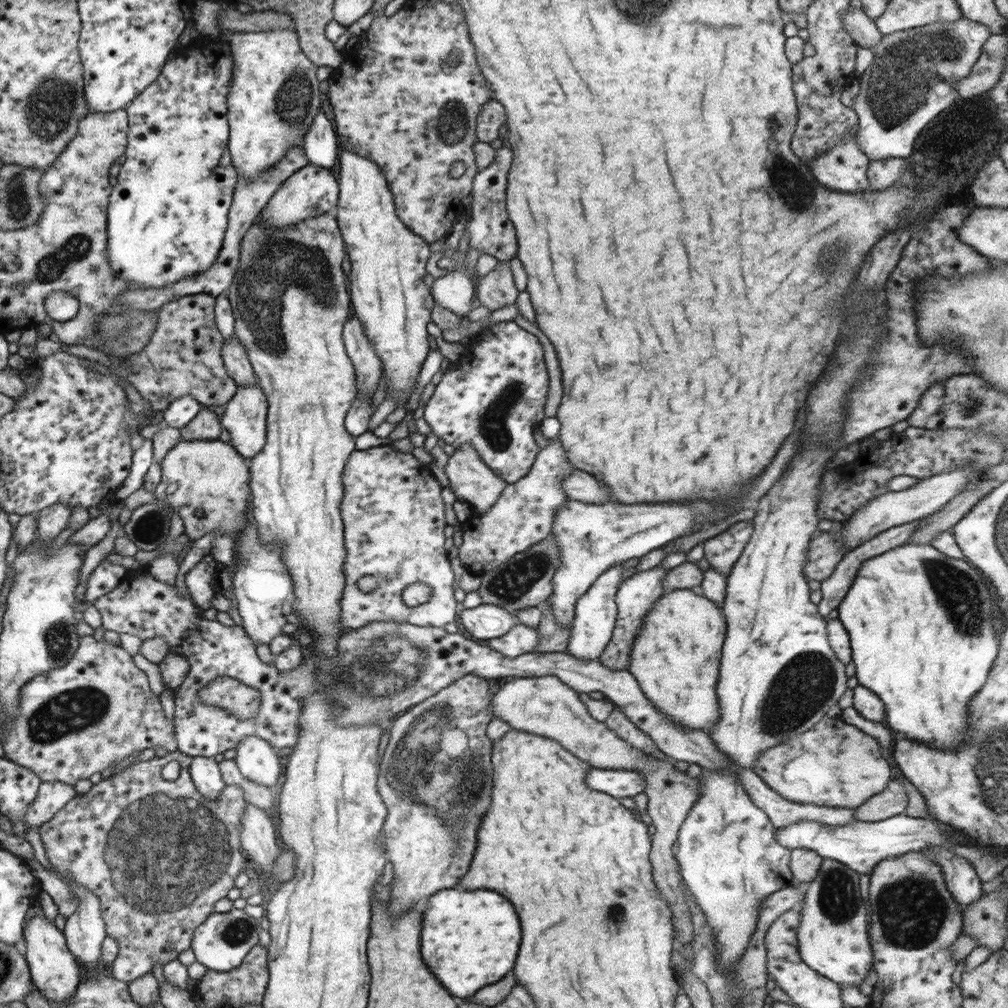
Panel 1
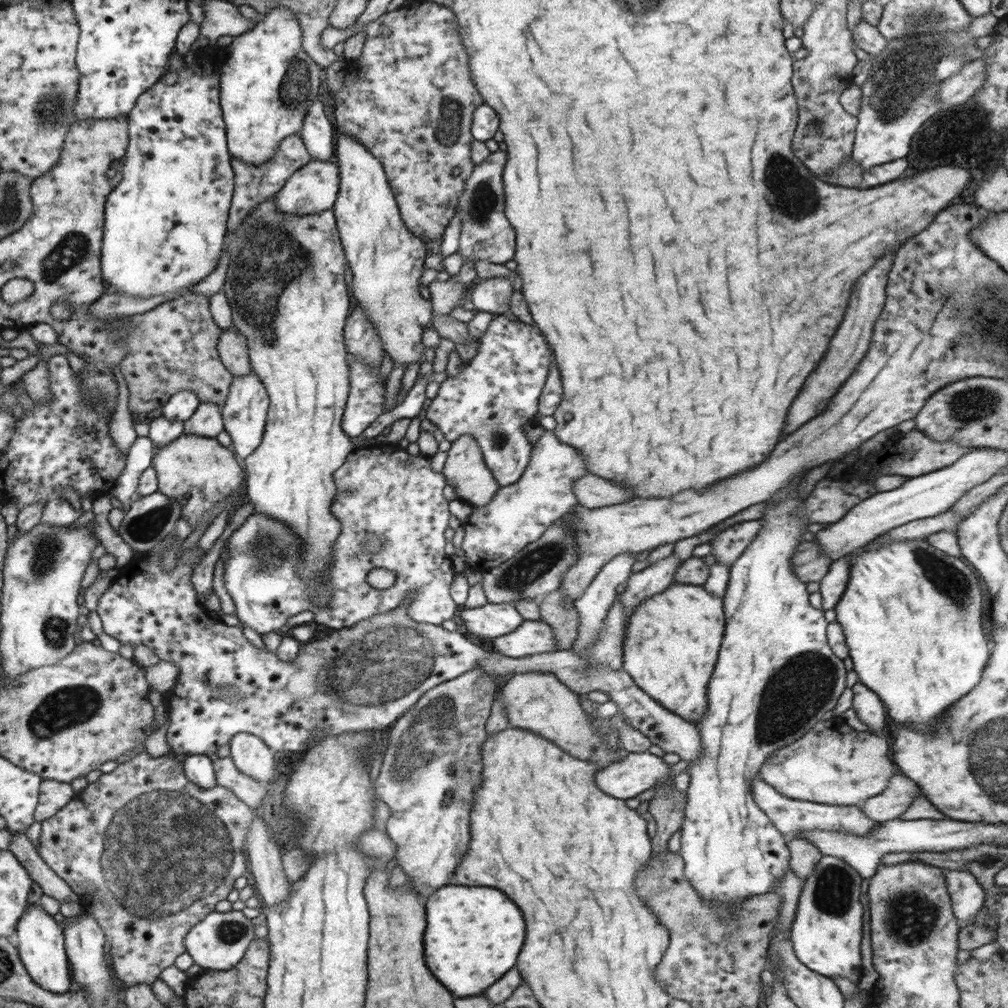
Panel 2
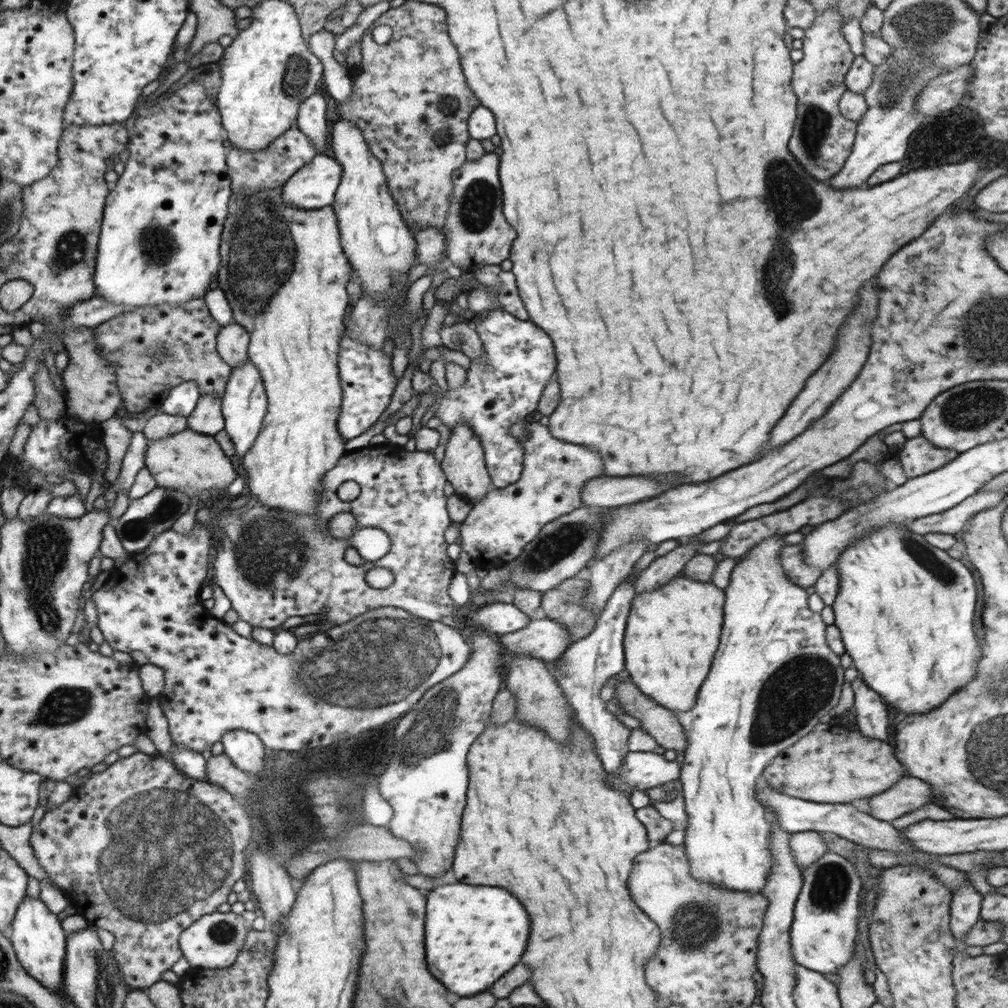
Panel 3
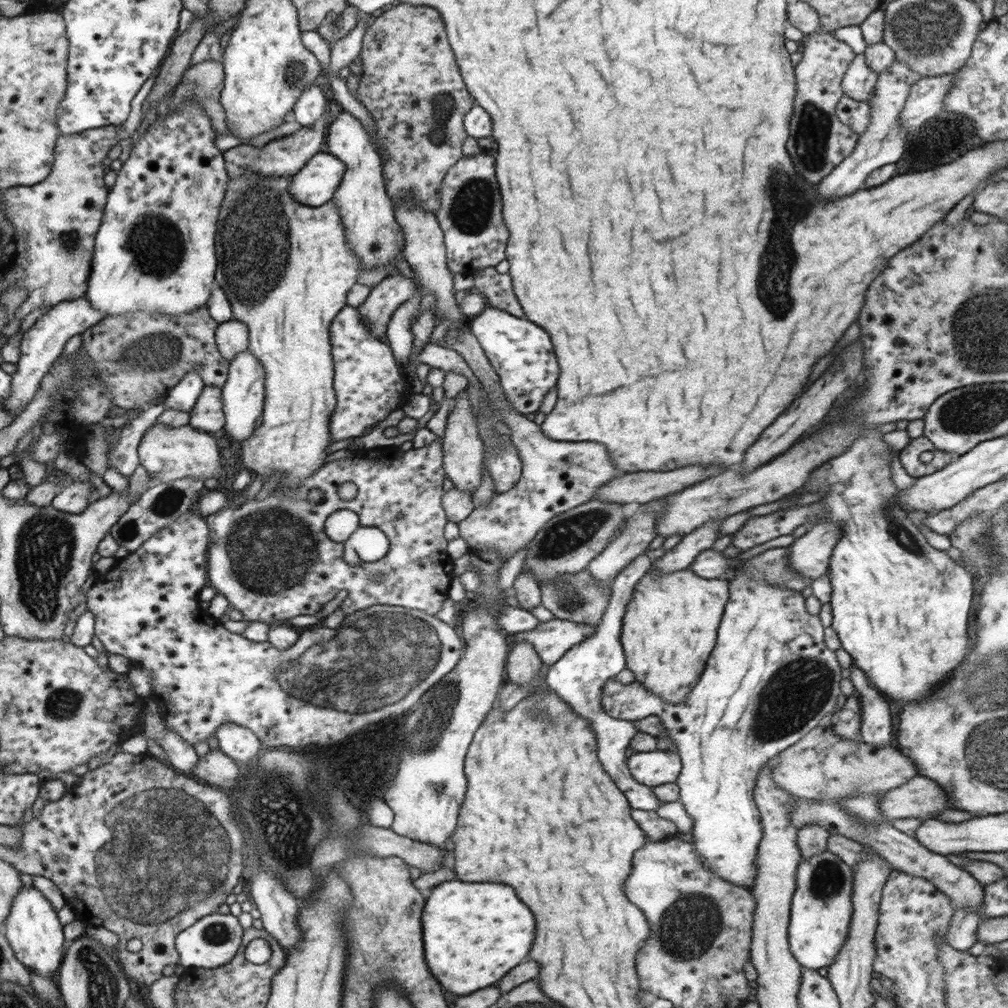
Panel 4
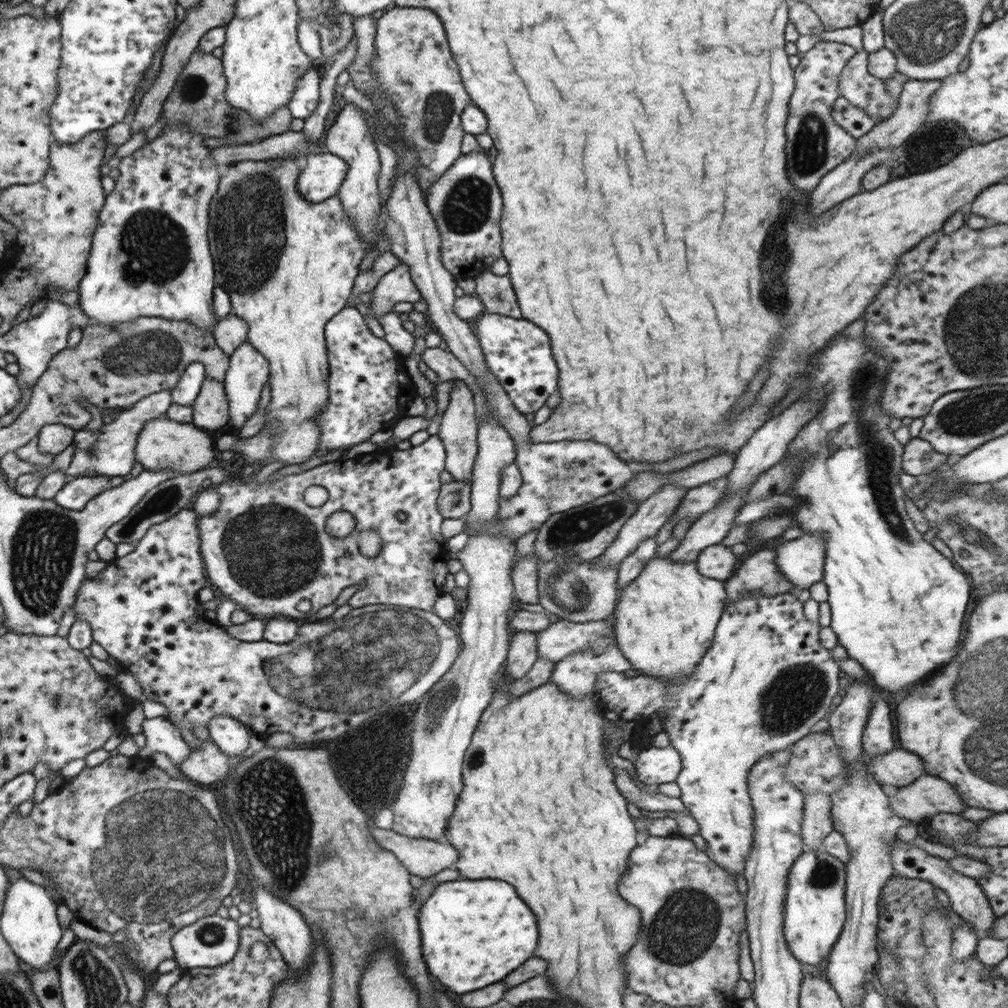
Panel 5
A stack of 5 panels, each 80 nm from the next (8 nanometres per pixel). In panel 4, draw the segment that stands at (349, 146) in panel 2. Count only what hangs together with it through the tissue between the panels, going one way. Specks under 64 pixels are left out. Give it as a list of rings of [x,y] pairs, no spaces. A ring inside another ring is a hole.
[[[343,111],[330,124],[326,131],[326,144],[328,152],[339,158],[345,165],[342,182],[334,193],[333,200],[338,205],[338,210],[346,229],[346,243],[350,250],[361,260],[361,268],[370,269],[381,265],[392,264],[401,256],[404,236],[400,225],[394,218],[392,199],[387,195],[385,180],[383,179],[383,163],[379,152],[376,150],[368,131],[363,124],[349,112]]]

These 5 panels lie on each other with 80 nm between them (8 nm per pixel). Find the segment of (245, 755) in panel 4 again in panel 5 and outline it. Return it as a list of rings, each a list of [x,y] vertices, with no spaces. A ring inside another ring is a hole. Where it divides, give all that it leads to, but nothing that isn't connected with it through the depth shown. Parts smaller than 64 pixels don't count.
[[[216,715],[207,728],[213,742],[230,758],[240,756],[249,746],[248,739],[252,732],[228,715]]]

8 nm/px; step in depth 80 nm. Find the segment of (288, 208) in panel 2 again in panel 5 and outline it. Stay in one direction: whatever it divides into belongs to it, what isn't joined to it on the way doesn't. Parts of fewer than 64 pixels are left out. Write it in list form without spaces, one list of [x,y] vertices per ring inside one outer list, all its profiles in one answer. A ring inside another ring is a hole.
[[[322,151],[307,155],[302,162],[297,189],[304,199],[319,203],[338,194],[349,169],[343,158]]]

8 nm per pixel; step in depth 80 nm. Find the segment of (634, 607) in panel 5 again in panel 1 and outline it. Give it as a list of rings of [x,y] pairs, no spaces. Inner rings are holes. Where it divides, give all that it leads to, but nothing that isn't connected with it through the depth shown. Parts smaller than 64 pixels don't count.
[[[691,589],[663,593],[641,622],[629,652],[627,670],[635,676],[641,691],[665,714],[664,716],[668,716],[676,724],[703,730],[709,734],[709,730],[720,720],[717,682],[726,631],[727,623],[721,608],[704,595],[695,594]]]

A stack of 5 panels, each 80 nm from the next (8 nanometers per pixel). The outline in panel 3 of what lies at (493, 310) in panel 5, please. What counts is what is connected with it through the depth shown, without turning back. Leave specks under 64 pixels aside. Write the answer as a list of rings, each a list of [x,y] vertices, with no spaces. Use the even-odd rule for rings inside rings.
[[[484,264],[476,268],[473,278],[478,280],[478,286],[491,286],[497,290],[497,299],[504,311],[520,320],[529,320],[512,271],[504,271],[500,265]]]

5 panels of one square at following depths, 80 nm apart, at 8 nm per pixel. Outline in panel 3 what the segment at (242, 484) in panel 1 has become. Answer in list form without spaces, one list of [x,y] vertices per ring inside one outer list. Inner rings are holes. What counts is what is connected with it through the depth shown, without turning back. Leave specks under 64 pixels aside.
[[[188,428],[182,432],[165,436],[162,440],[148,441],[146,469],[158,483],[158,488],[185,492],[190,498],[189,504],[193,503],[192,499],[195,496],[196,500],[199,496],[204,505],[210,489],[228,488],[238,478],[231,458],[224,454],[214,436],[203,435]]]

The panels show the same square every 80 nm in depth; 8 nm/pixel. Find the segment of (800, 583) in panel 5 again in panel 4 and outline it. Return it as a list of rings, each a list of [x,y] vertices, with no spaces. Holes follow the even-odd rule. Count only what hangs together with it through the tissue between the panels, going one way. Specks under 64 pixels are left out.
[[[838,522],[816,523],[810,531],[787,546],[790,548],[789,566],[812,581],[826,575],[834,545],[842,531]]]

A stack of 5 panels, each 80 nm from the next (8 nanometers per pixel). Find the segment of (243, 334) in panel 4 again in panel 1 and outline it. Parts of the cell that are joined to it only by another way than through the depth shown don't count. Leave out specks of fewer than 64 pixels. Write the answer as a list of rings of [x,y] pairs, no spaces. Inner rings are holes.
[[[236,336],[230,337],[223,342],[222,358],[230,378],[238,385],[251,385],[257,382],[257,376],[249,361],[247,348]]]

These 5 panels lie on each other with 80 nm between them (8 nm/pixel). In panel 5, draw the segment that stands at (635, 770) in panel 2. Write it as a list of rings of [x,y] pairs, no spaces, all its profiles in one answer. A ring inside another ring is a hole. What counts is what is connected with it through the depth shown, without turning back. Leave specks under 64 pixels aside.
[[[671,744],[664,748],[652,746],[641,750],[634,765],[639,780],[647,784],[649,788],[653,784],[675,782],[682,768],[680,753]]]

